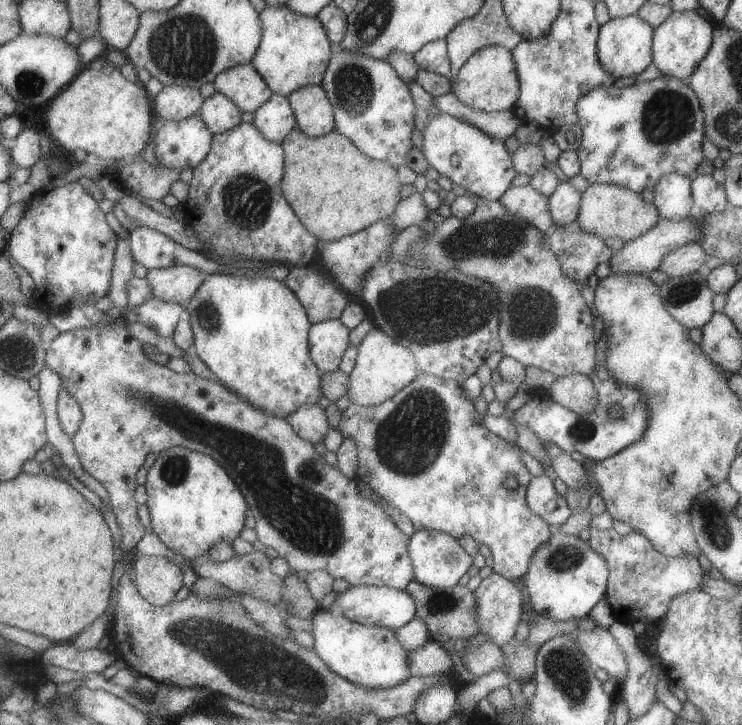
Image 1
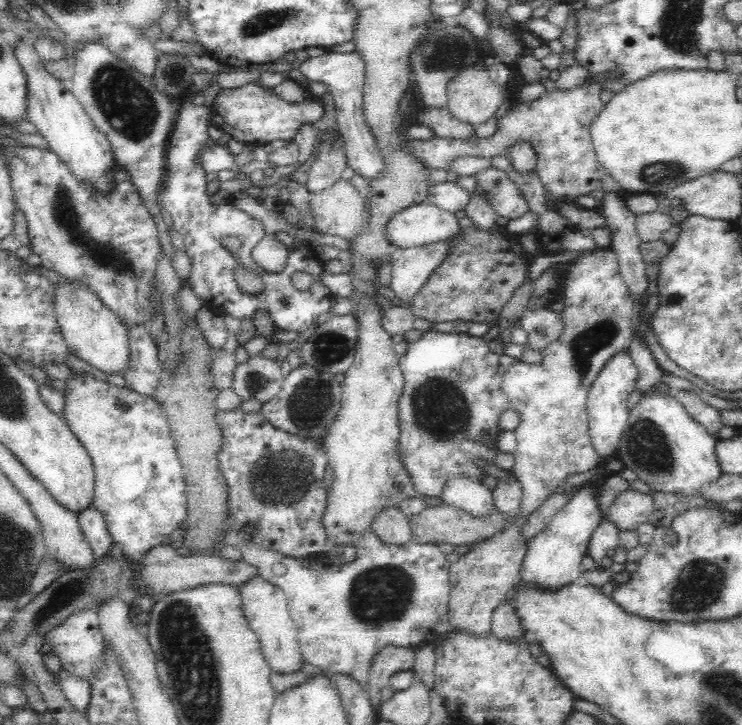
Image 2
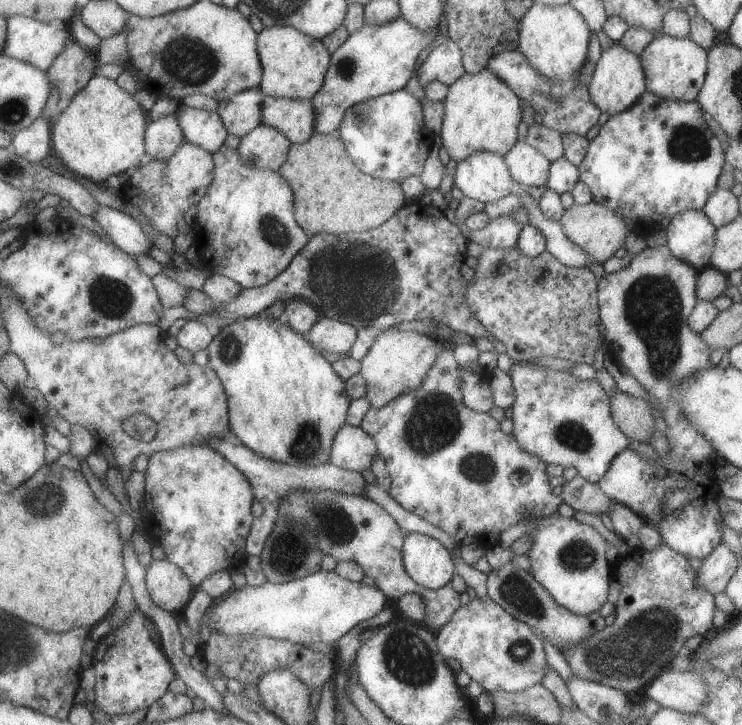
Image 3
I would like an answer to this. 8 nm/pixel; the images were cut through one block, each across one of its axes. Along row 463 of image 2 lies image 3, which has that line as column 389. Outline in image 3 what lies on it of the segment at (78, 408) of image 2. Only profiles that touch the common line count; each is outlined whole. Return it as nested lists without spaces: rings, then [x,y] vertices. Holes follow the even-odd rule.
[[[406,89],[376,96],[349,108],[338,135],[355,164],[359,164],[367,176],[398,183],[421,174],[429,148],[435,142],[435,137],[423,124],[421,104]]]

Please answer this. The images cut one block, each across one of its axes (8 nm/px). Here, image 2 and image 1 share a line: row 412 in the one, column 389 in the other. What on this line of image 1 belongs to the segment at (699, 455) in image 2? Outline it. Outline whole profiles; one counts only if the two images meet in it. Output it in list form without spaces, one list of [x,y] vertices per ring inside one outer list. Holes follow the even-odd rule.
[[[319,608],[311,618],[315,650],[343,678],[370,689],[387,689],[401,684],[409,677],[410,658],[393,630],[387,627],[362,625],[345,615]]]

